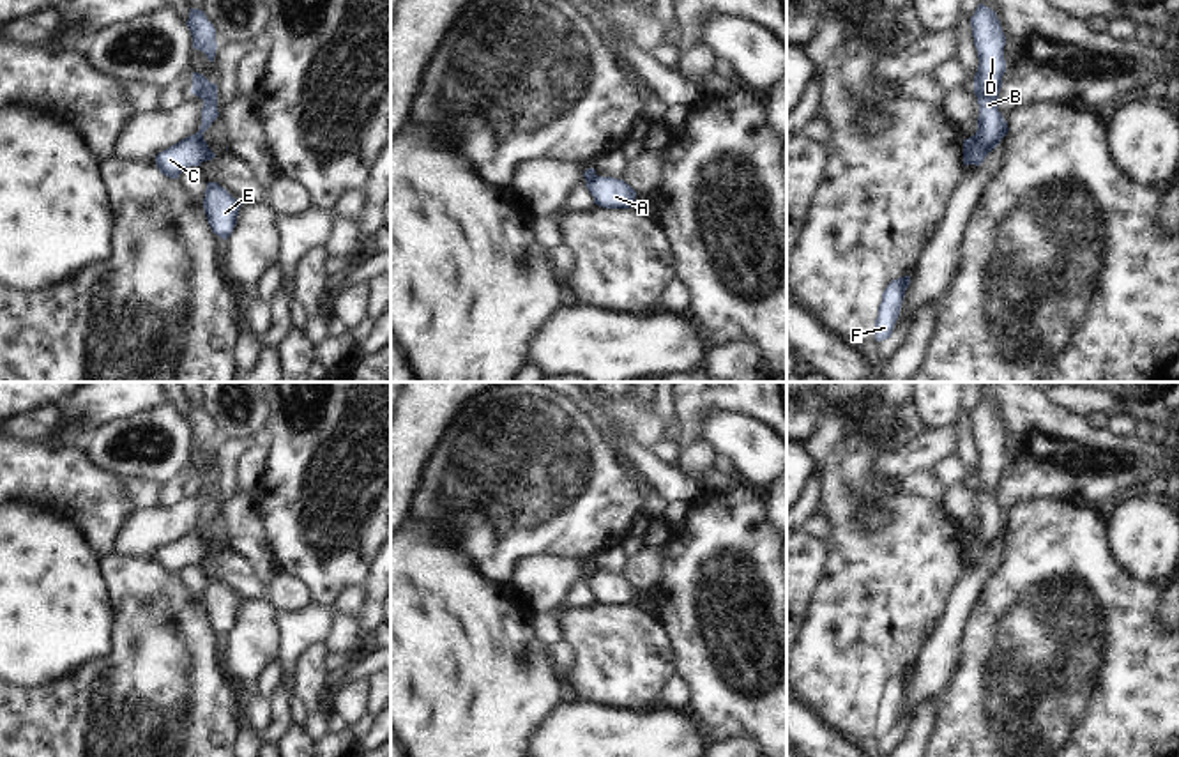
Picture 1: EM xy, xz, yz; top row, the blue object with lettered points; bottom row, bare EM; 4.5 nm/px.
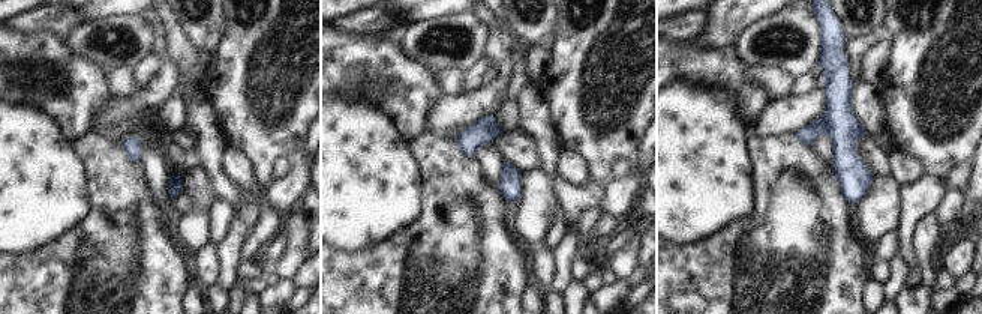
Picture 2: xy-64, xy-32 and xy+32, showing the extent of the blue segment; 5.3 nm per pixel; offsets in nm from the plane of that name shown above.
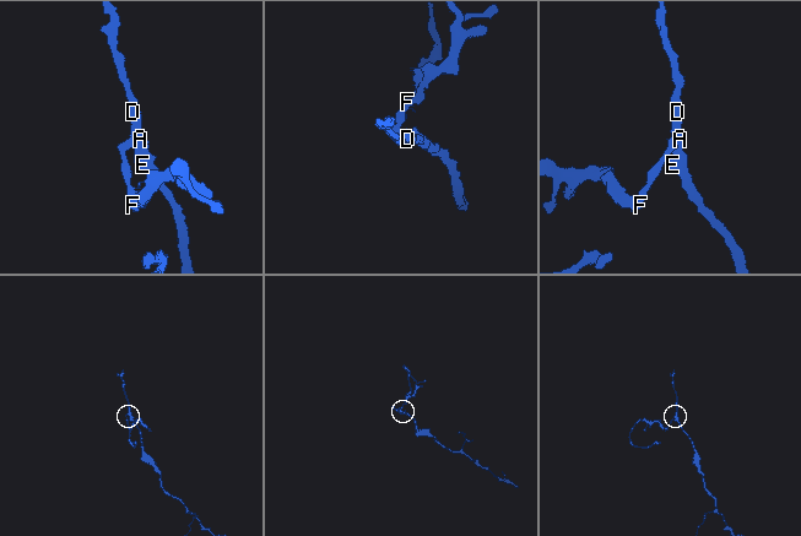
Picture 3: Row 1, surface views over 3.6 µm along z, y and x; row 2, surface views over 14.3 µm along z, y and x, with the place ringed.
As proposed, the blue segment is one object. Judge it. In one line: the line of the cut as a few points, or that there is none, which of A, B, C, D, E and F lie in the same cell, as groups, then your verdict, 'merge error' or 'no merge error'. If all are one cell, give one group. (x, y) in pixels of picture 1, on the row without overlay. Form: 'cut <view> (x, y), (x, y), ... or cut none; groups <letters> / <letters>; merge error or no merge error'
cut xy (195, 531), (205, 547), (205, 556); groups A B D E / C F; merge error

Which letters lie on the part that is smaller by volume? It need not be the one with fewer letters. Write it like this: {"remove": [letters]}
{"remove": ["C", "F"]}

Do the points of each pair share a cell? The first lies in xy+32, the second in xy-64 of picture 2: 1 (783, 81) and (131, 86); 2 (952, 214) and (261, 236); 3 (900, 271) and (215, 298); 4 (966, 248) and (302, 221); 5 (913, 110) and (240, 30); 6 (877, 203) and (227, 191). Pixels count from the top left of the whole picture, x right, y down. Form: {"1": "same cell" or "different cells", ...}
{"1": "same cell", "2": "different cells", "3": "different cells", "4": "same cell", "5": "same cell", "6": "different cells"}

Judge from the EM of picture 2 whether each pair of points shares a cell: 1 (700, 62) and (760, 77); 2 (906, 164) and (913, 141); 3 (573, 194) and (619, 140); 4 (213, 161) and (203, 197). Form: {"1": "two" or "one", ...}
{"1": "two", "2": "two", "3": "two", "4": "two"}

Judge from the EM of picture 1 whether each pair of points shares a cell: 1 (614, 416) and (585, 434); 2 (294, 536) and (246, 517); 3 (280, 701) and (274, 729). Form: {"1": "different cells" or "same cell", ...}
{"1": "different cells", "2": "different cells", "3": "same cell"}

